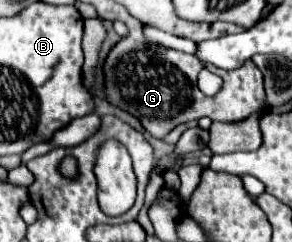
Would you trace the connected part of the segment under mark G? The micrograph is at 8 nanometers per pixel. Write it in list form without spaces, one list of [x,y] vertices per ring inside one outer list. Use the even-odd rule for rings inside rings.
[[[129,16],[129,36],[127,36],[127,44],[117,46],[109,52],[107,62],[105,62],[105,86],[107,86],[107,96],[109,102],[113,106],[119,106],[127,112],[131,112],[133,116],[137,116],[143,124],[143,128],[153,134],[155,138],[163,138],[165,134],[169,134],[173,130],[173,126],[185,124],[191,121],[198,121],[199,118],[207,117],[213,122],[237,122],[249,118],[251,114],[259,112],[265,108],[265,90],[263,90],[263,74],[259,72],[259,68],[255,64],[245,64],[237,70],[223,70],[223,88],[217,96],[209,98],[205,96],[199,88],[197,88],[197,74],[201,68],[207,68],[209,64],[203,64],[199,58],[185,54],[185,52],[177,52],[177,50],[169,50],[163,46],[157,46],[153,42],[149,42],[143,36],[143,26],[137,18]]]

